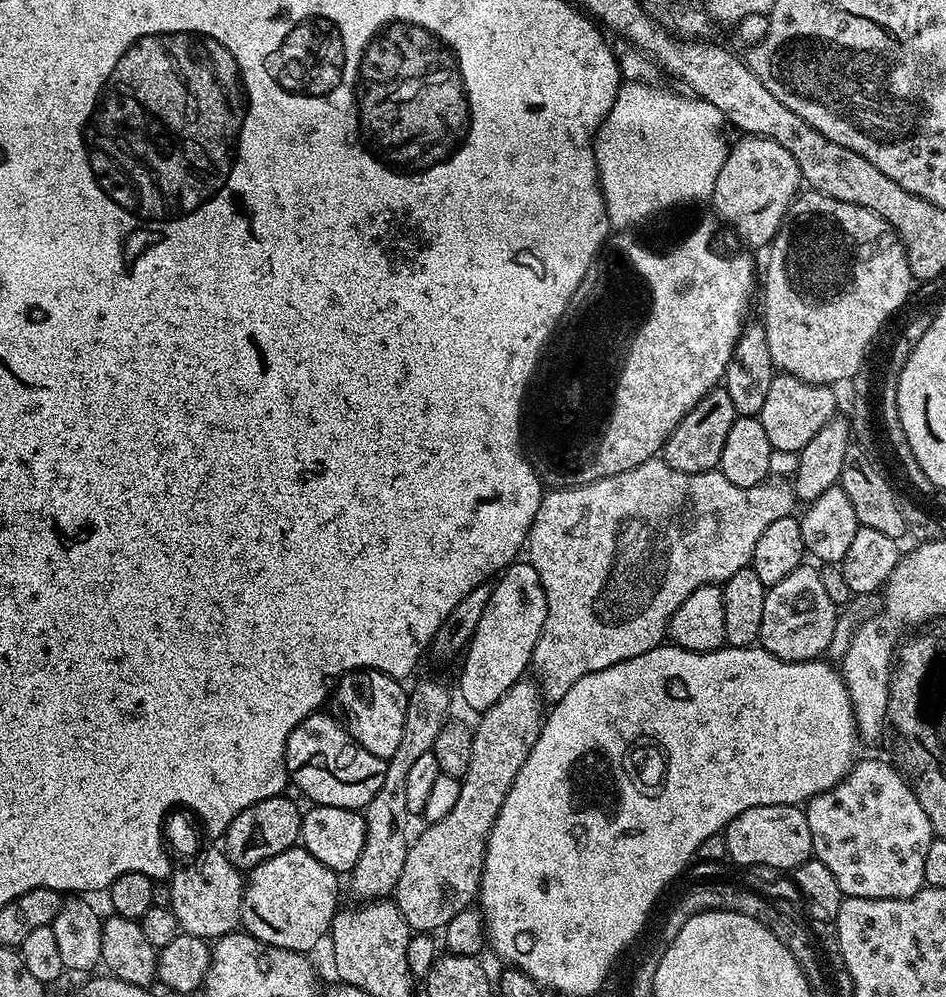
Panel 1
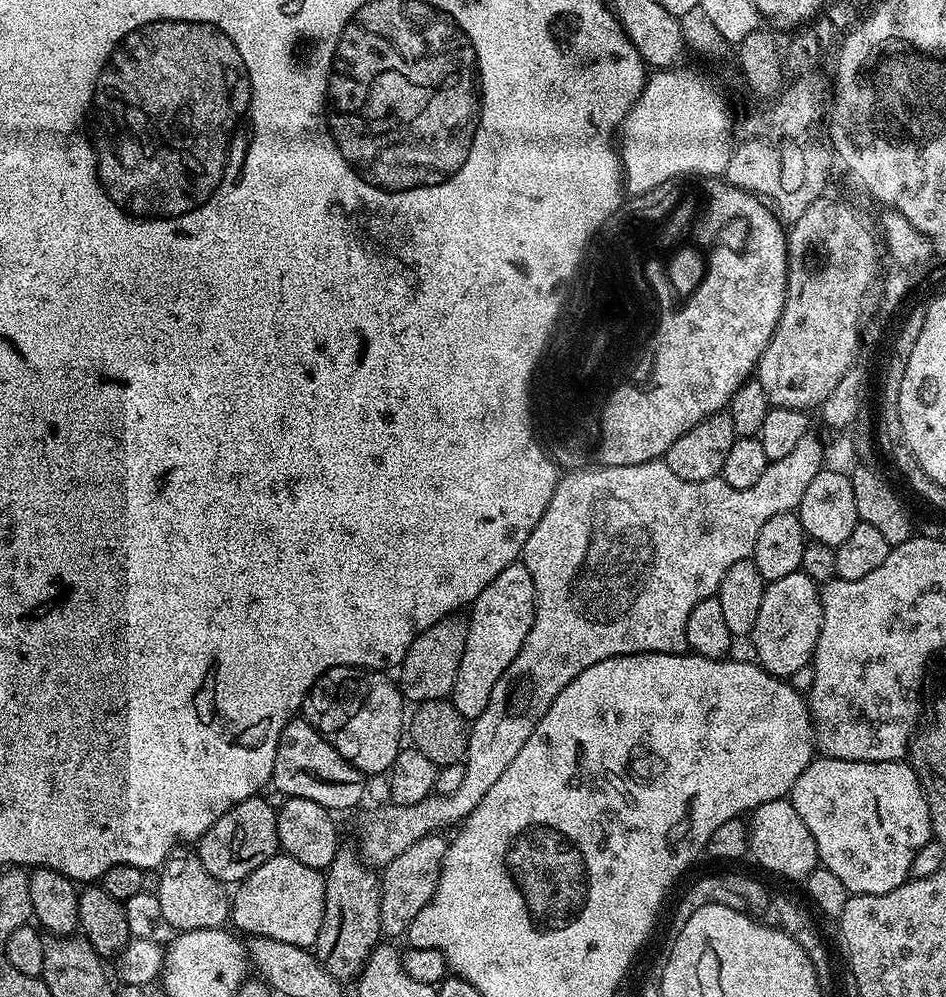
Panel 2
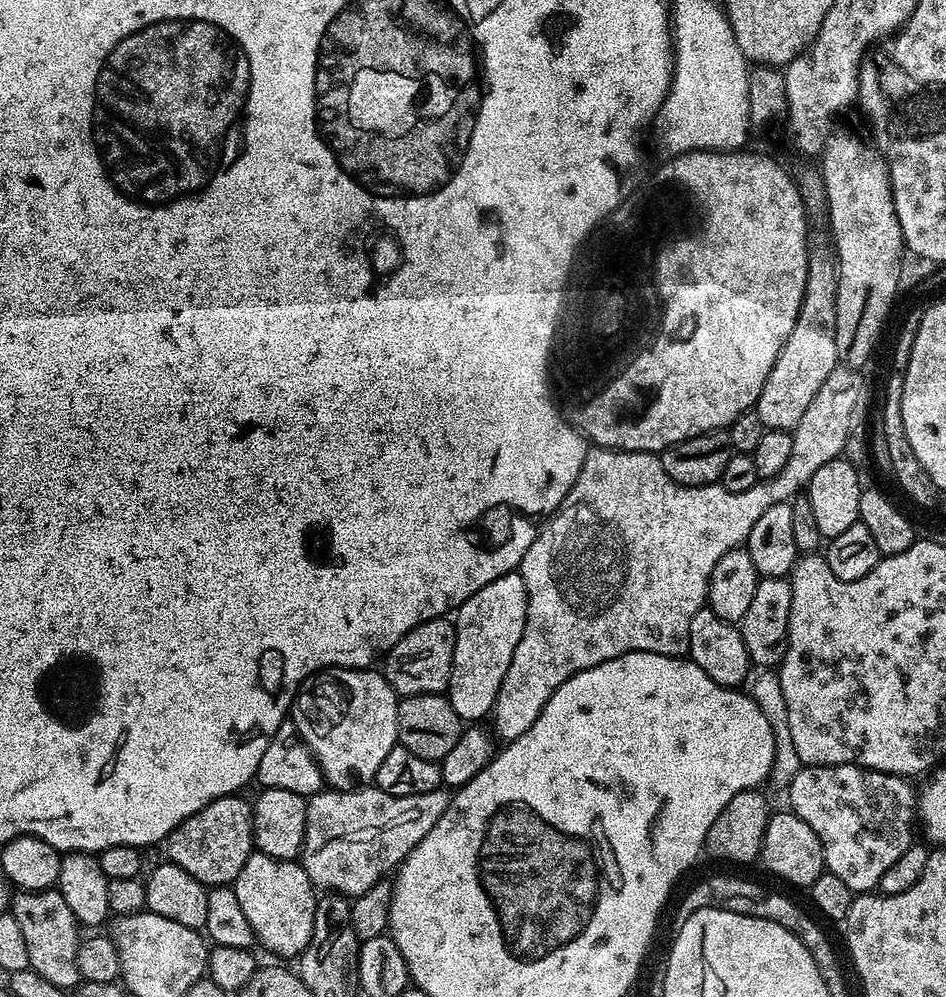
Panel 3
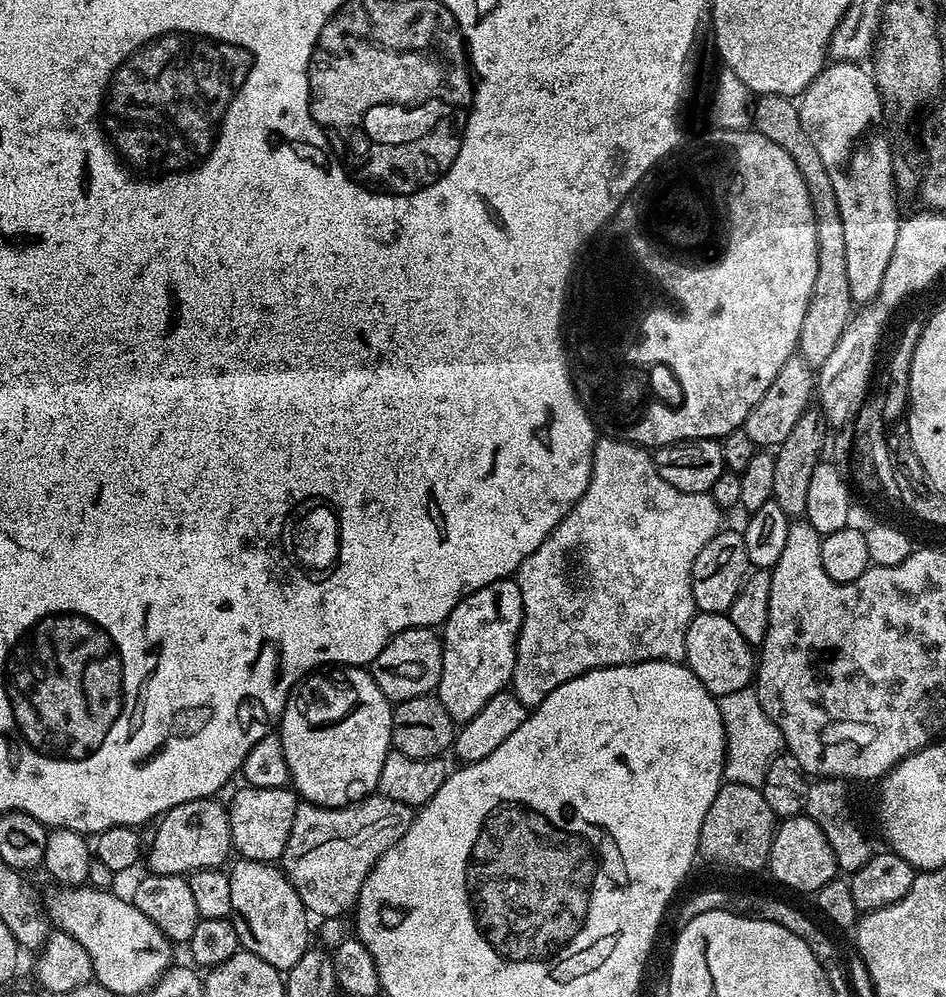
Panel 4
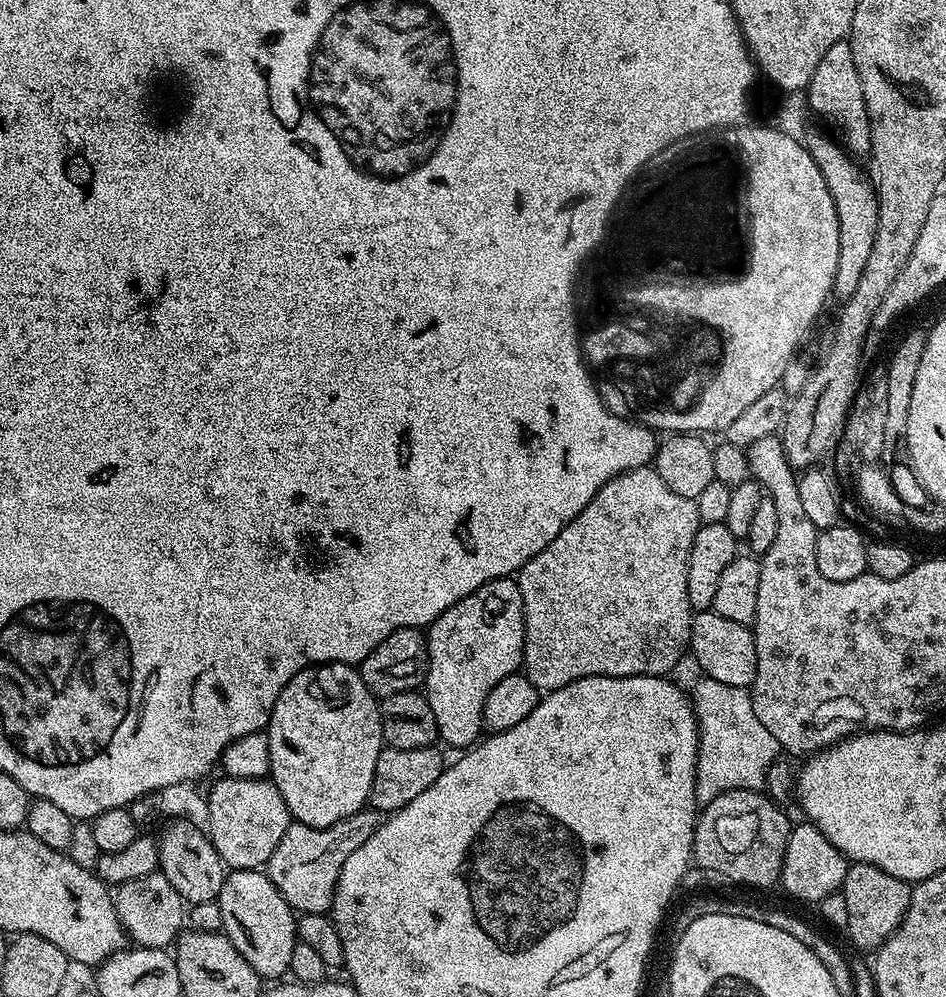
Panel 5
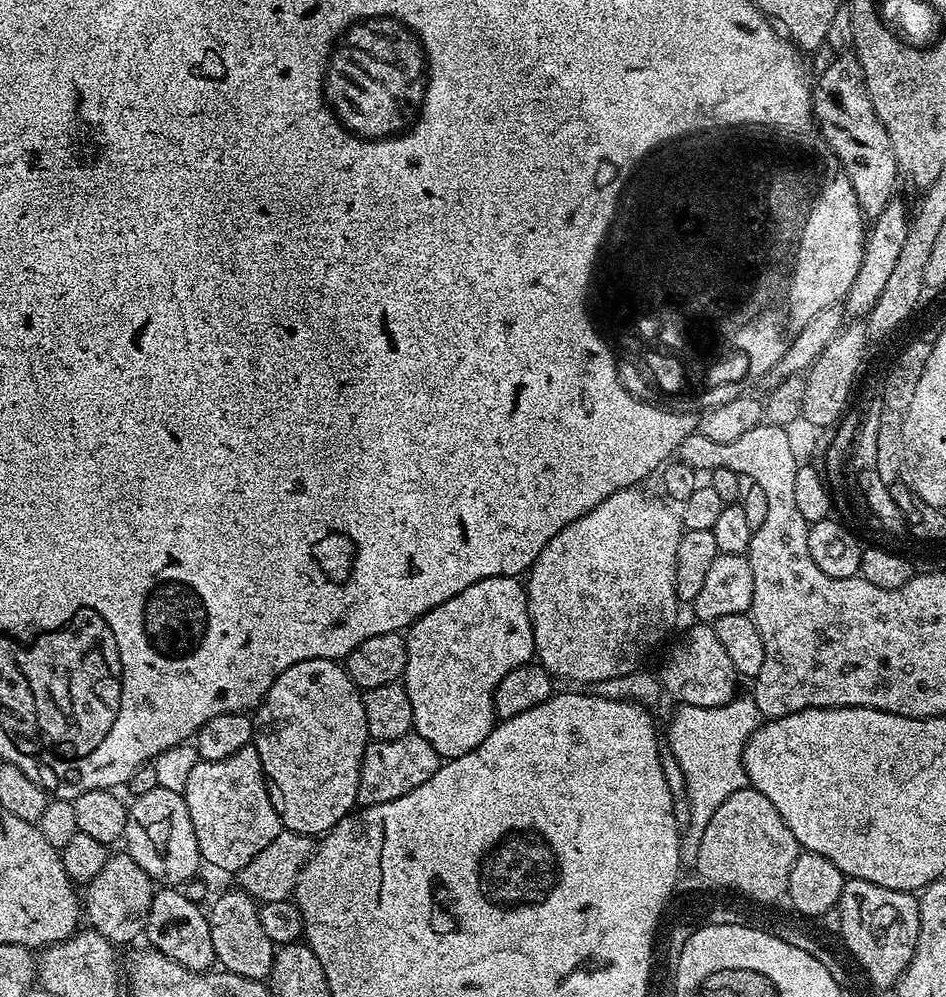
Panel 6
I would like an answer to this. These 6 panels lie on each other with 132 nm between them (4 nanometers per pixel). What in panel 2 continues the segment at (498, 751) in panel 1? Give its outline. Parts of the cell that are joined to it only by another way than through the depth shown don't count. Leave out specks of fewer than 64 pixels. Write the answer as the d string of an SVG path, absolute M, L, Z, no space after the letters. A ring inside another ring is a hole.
M440 834L418 838L414 846L402 850L398 858L383 865L380 881L380 931L385 937L403 937L418 914L436 893L440 867L448 849L448 840Z

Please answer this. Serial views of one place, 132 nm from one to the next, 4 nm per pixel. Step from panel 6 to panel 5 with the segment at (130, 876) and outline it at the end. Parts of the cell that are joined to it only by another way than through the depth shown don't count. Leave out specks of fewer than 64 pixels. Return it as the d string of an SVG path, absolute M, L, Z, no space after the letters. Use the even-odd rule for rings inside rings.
M158 870L119 885L114 892L114 903L127 939L142 948L167 949L186 924L184 899Z

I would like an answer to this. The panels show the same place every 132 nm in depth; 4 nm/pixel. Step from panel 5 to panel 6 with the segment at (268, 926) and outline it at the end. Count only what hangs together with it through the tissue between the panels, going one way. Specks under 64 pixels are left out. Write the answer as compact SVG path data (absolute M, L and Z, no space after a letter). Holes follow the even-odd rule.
M231 891L218 897L216 901L213 899L212 909L209 907L206 912L216 964L223 971L233 972L242 978L267 981L271 974L274 945L262 930L257 901L242 891Z

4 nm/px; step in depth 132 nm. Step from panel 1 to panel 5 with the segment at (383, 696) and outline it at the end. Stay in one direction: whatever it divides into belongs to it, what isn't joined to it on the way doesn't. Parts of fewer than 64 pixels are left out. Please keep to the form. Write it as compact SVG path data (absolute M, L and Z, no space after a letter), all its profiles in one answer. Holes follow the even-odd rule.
M335 662L318 664L303 668L296 673L294 678L288 680L282 694L278 694L278 702L274 702L274 710L270 714L266 735L270 742L270 779L276 785L278 794L282 794L282 802L286 802L289 817L294 818L295 823L305 824L311 828L325 828L350 818L355 812L365 811L368 795L374 782L374 766L378 766L378 754L386 745L382 734L382 718L380 717L378 698L368 689L366 682L362 682L359 671L353 665Z

